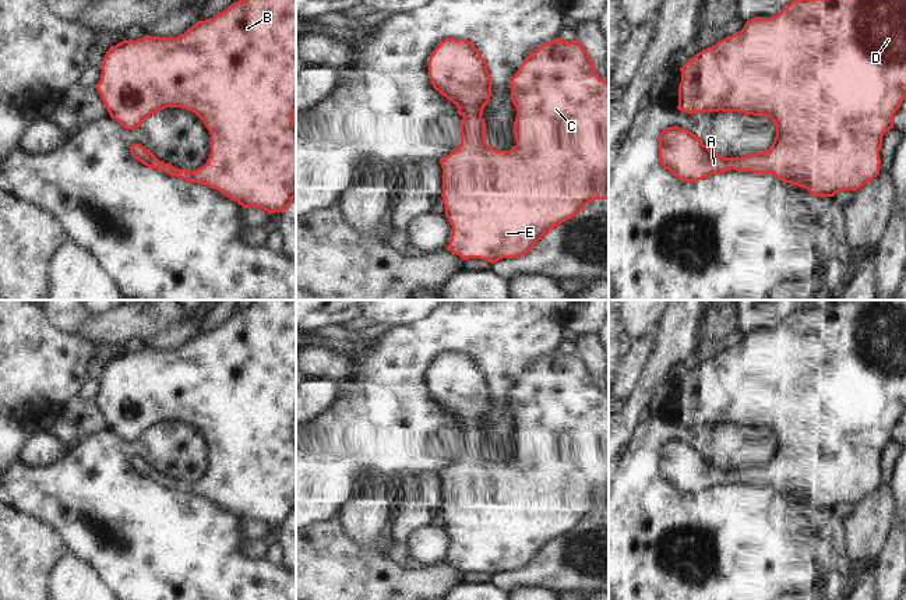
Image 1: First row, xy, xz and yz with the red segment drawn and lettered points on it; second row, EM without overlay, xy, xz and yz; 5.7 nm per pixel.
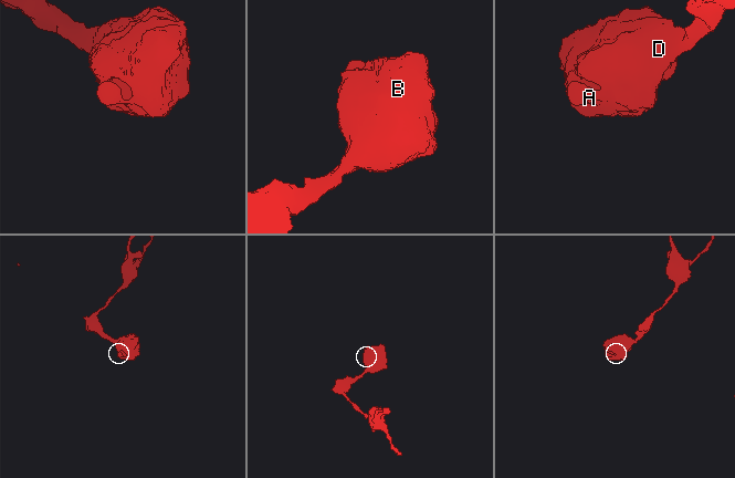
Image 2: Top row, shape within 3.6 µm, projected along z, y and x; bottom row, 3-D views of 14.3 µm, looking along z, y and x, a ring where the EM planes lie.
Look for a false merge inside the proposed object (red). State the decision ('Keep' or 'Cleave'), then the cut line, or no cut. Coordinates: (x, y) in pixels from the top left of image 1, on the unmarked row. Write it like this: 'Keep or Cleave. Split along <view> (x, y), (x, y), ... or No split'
Keep. No split.

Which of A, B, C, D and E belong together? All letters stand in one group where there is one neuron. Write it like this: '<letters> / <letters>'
A B C D E

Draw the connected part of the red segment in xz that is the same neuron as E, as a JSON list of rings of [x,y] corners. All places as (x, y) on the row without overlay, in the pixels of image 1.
[[[447,350],[429,371],[433,400],[451,413],[462,428],[461,458],[440,472],[443,480],[443,516],[451,534],[448,564],[462,572],[480,571],[491,576],[529,565],[553,540],[571,532],[595,512],[609,512],[609,395],[595,384],[585,359],[556,350],[532,364],[510,392],[511,412],[517,421],[514,445],[517,458],[497,463],[486,455],[482,431],[491,409],[491,389],[480,364],[468,352]]]

